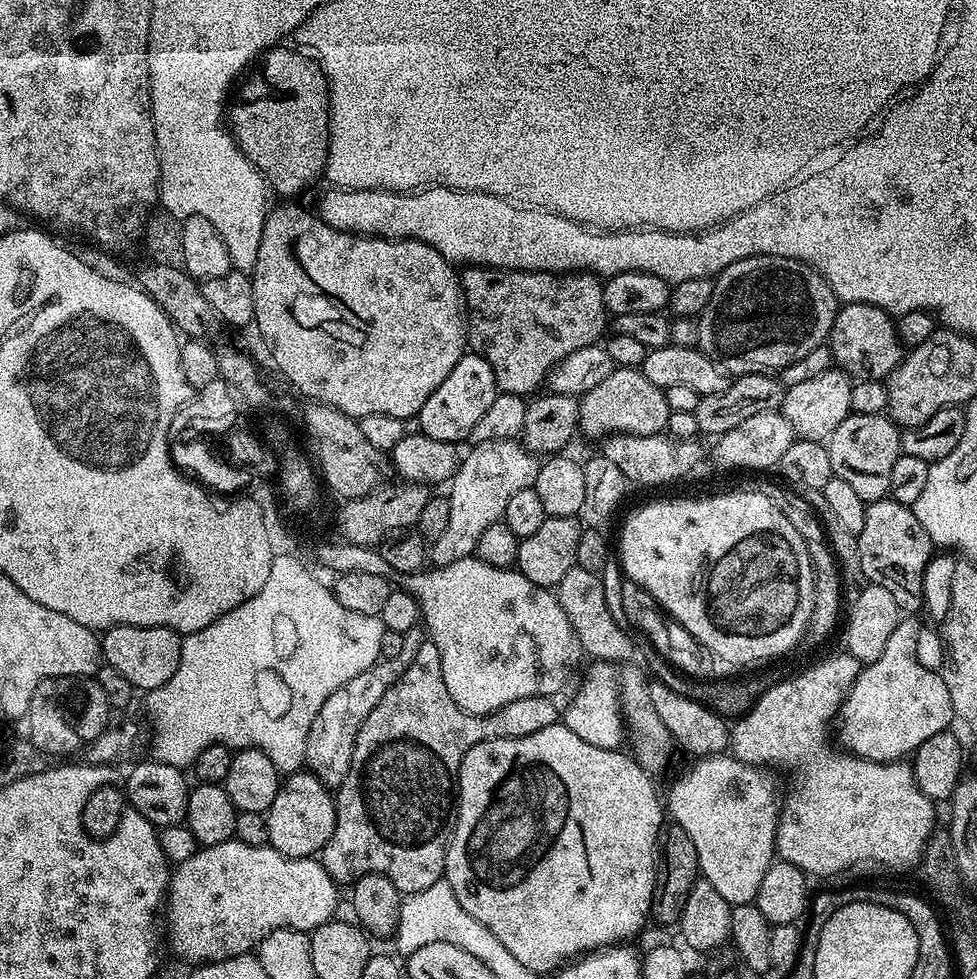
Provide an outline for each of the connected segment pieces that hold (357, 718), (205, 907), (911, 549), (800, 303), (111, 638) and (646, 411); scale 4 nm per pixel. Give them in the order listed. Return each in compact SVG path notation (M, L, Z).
M417 626L404 633L402 654L395 658L381 658L370 665L362 674L350 678L346 686L334 690L326 702L322 702L322 710L318 710L318 718L314 718L314 726L310 726L310 734L306 738L306 768L313 772L329 790L339 788L346 774L350 770L350 762L354 754L354 746L358 738L358 730L362 730L362 722L382 702L386 690L394 686L402 678L402 674L414 662L418 650L426 642L426 632L423 627Z
M238 839L227 840L218 846L209 848L197 847L194 858L186 858L186 862L175 865L174 871L170 876L170 883L166 893L166 908L170 910L168 916L172 922L172 948L180 956L185 956L192 962L211 962L213 960L225 960L235 956L249 955L253 950L259 949L266 934L270 934L279 928L293 928L299 932L311 933L312 929L322 926L326 921L333 919L336 914L336 905L338 903L338 885L332 879L332 875L326 871L323 863L316 858L290 858L283 856L281 852L276 852L271 846L250 846L246 842Z
M891 498L873 500L866 510L862 534L856 537L860 555L860 574L867 583L882 586L898 602L901 613L916 614L924 604L924 575L932 560L934 545L930 534L922 530L915 511Z
M751 256L726 266L714 280L714 294L706 302L706 310L698 319L699 349L713 362L720 365L729 377L735 378L763 372L775 373L790 366L798 358L810 354L818 345L827 341L834 326L838 301L834 290L810 266L790 258L777 256Z
M119 624L103 633L100 650L103 663L114 666L114 670L125 676L133 689L144 688L145 693L150 693L174 678L174 670L178 670L178 662L182 658L182 636L162 626Z
M613 367L612 373L603 382L598 382L594 390L579 397L579 402L579 431L595 438L613 432L629 432L635 436L663 433L672 413L664 389L654 386L654 382L650 382L650 378L646 378L640 368Z

